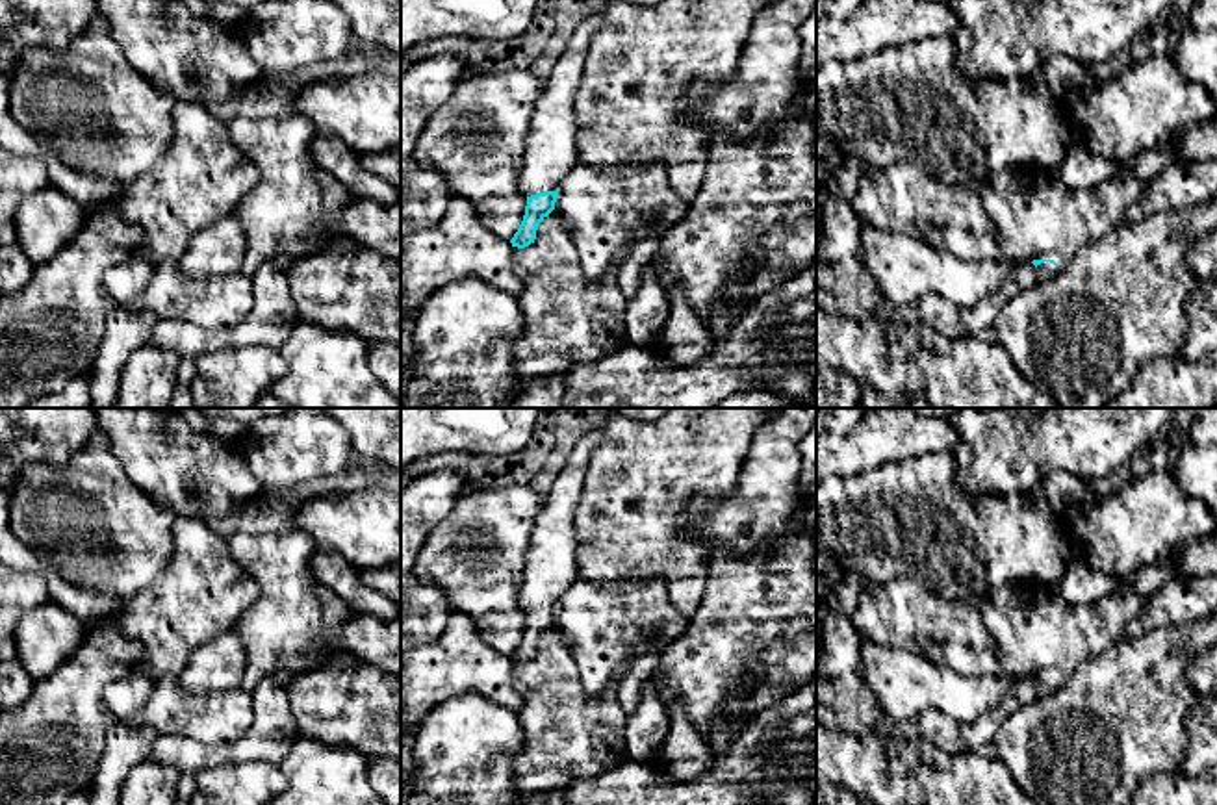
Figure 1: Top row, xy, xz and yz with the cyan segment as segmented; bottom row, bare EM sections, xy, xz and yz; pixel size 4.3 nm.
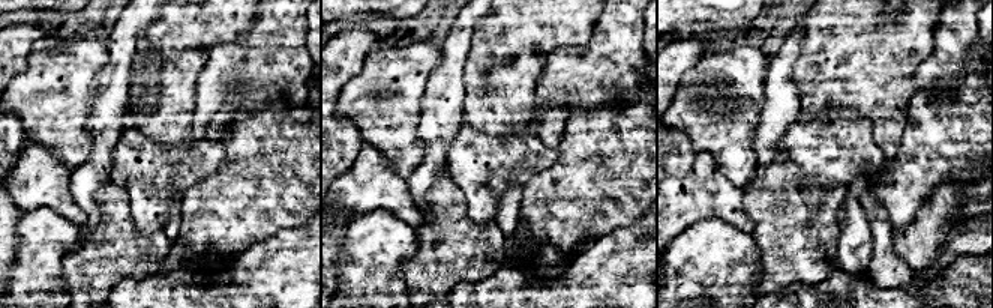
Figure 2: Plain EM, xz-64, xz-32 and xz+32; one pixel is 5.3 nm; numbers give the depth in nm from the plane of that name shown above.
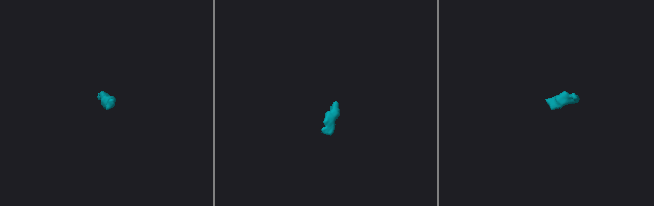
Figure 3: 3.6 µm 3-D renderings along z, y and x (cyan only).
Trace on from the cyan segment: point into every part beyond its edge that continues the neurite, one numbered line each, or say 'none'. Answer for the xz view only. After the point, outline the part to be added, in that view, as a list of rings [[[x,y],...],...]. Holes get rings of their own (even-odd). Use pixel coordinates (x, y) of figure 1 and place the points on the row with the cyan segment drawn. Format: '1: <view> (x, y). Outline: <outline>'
1: xz (551, 153). Outline: [[[605,6],[596,15],[579,20],[566,50],[557,58],[557,65],[545,80],[531,117],[519,171],[519,187],[525,197],[557,191],[581,160],[573,96],[584,74],[590,39],[601,28],[603,19]]]

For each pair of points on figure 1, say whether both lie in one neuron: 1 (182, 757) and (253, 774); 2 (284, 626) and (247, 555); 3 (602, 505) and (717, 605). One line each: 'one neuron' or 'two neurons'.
1: two neurons
2: one neuron
3: two neurons

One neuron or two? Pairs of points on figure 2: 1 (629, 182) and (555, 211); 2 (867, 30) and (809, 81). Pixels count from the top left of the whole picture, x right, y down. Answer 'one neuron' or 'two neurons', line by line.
1: one neuron
2: one neuron

